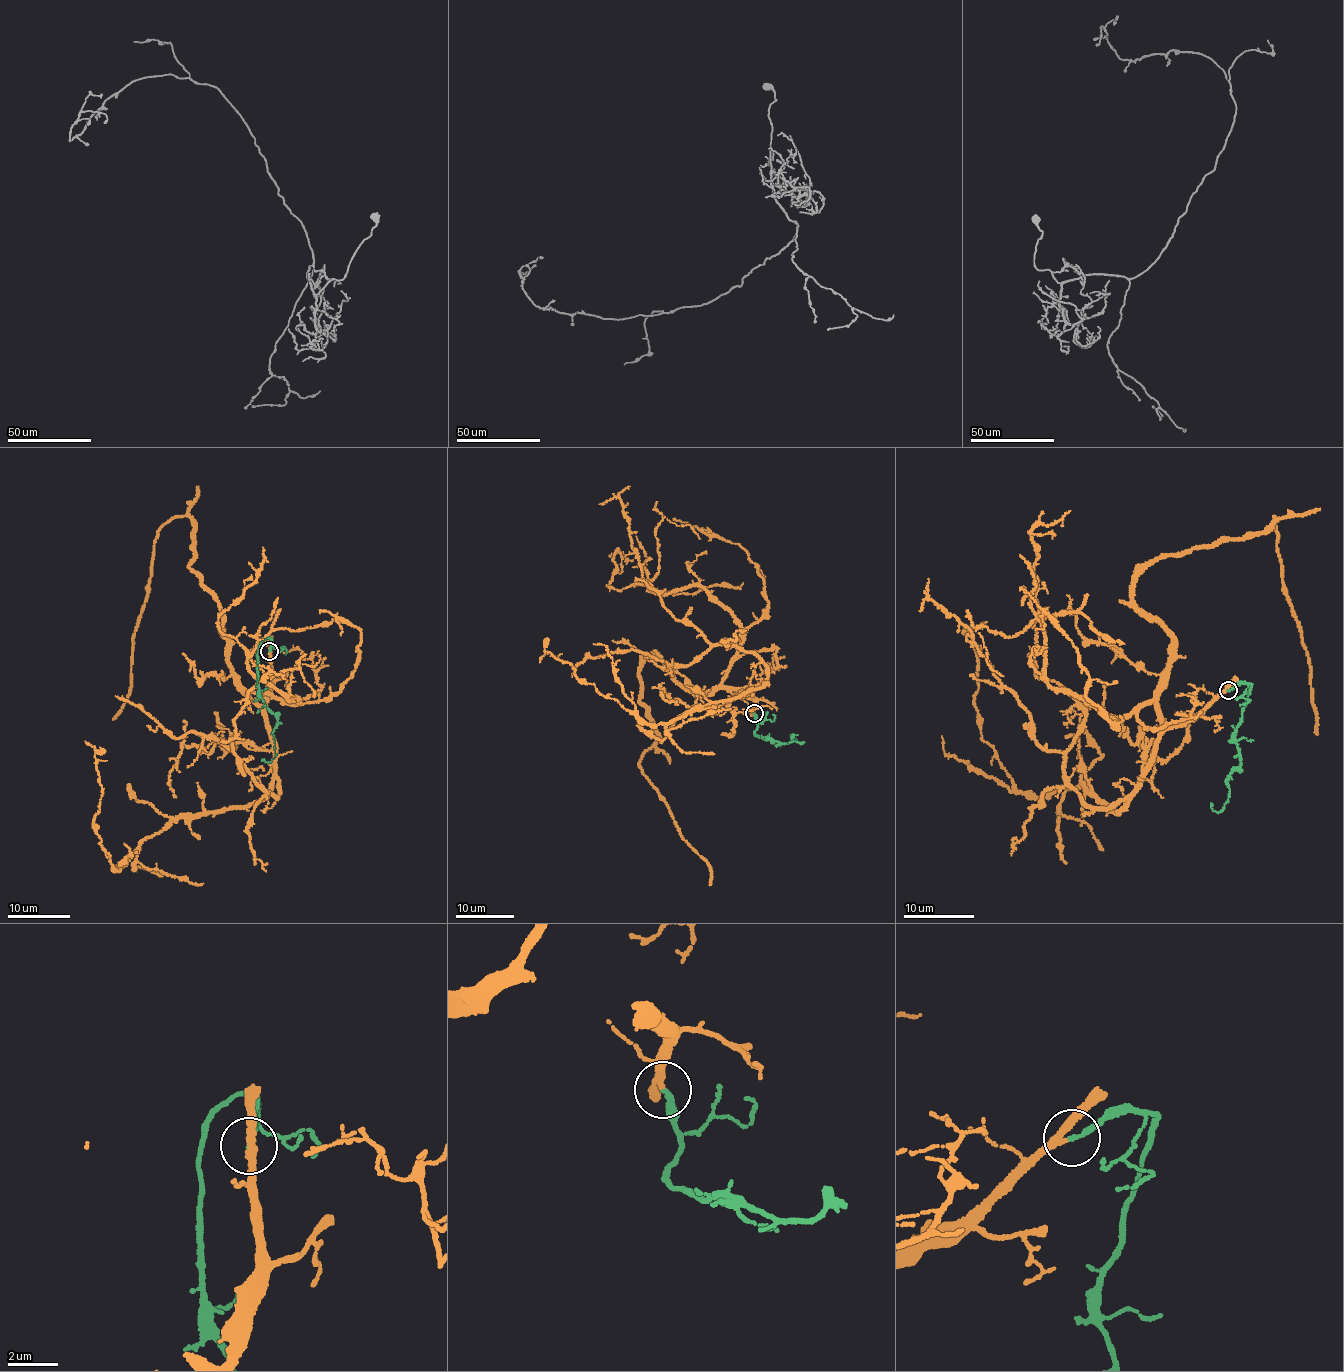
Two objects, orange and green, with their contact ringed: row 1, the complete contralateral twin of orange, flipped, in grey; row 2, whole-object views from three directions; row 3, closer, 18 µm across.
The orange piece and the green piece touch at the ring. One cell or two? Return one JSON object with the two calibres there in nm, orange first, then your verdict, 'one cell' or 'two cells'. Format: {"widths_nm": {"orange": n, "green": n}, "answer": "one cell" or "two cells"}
{"widths_nm": {"orange": 220, "green": 170}, "answer": "one cell"}

